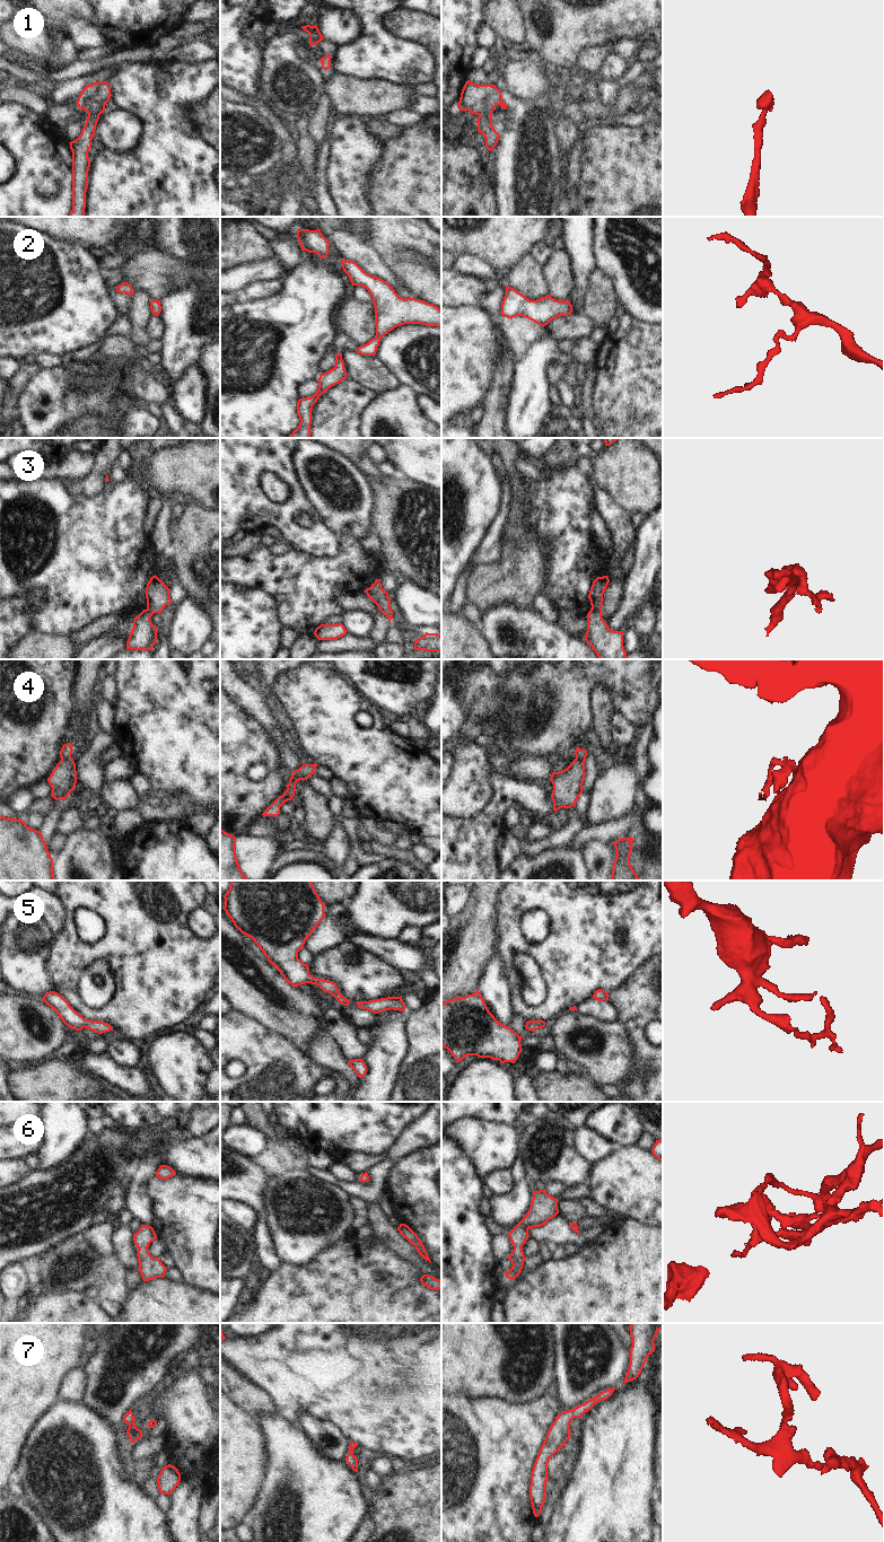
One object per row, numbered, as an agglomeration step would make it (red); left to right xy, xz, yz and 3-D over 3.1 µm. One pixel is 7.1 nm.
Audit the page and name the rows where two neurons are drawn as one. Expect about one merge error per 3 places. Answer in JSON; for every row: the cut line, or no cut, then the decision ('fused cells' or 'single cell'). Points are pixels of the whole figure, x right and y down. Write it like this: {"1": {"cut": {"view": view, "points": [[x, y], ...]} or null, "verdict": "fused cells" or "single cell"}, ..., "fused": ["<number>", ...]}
{"1": {"cut": null, "verdict": "single cell"}, "2": {"cut": null, "verdict": "single cell"}, "3": {"cut": {"view": "yz", "points": [[591, 610], [596, 610], [601, 613]]}, "verdict": "fused cells"}, "4": {"cut": {"view": "xy", "points": [[70, 756], [61, 759]]}, "verdict": "fused cells"}, "5": {"cut": null, "verdict": "single cell"}, "6": {"cut": null, "verdict": "single cell"}, "7": {"cut": null, "verdict": "single cell"}, "fused": ["3", "4"]}

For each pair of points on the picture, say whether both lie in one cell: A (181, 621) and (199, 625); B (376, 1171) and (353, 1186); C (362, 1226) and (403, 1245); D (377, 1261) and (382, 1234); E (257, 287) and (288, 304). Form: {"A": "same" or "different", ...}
{"A": "same", "B": "same", "C": "different", "D": "different", "E": "different"}

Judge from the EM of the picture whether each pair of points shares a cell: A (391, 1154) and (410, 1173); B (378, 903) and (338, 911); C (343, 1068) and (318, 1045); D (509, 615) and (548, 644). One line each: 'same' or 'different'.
A: different
B: different
C: same
D: same

